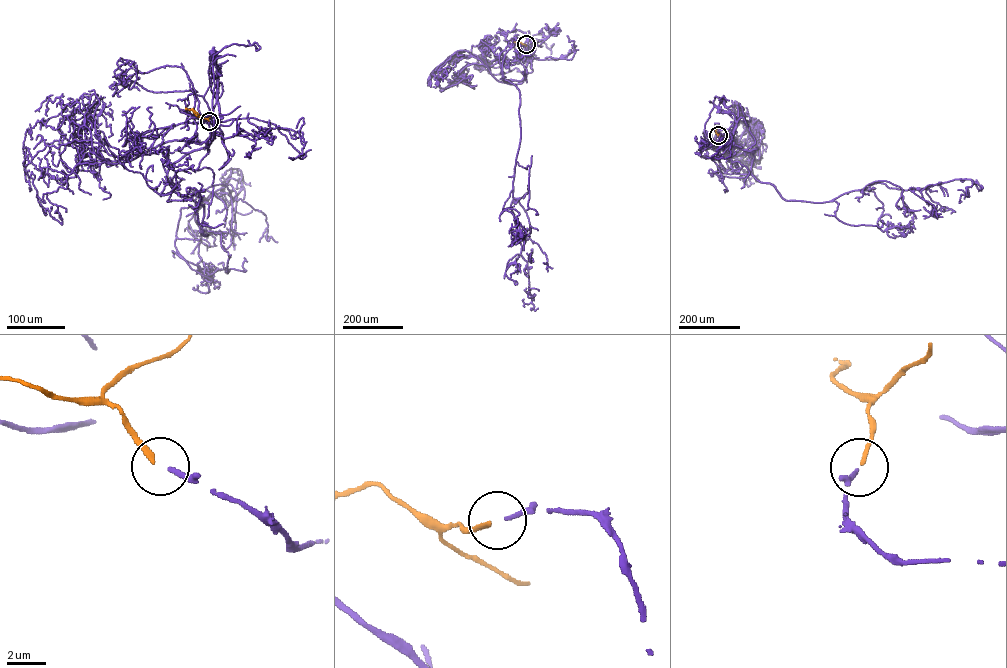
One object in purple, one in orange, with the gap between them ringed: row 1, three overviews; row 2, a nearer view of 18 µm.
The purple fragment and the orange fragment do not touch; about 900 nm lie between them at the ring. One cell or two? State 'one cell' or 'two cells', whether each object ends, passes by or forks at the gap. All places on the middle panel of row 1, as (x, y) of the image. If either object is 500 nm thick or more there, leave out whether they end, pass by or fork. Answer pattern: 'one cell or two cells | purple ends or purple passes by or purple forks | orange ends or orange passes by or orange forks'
one cell | purple ends | orange ends

